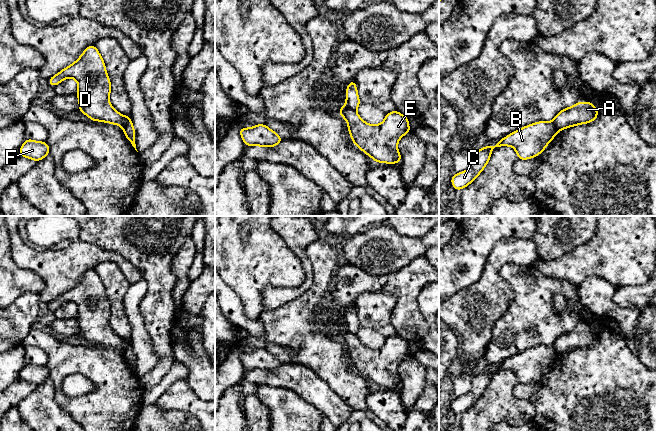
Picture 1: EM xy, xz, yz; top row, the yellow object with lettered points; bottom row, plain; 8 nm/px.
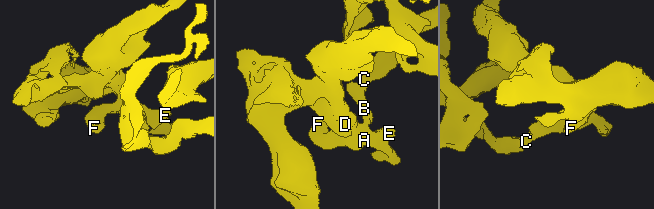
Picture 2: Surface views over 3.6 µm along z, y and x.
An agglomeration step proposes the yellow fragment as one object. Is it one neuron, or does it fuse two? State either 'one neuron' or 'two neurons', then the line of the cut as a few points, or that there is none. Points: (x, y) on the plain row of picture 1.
one neuron | no cut

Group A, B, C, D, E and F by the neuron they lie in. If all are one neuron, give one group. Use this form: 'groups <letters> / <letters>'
groups A B C D E F

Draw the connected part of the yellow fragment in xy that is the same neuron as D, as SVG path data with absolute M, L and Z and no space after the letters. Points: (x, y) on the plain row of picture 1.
M95 269L88 270L77 285L48 303L48 307L55 311L70 301L78 307L79 336L87 339L92 345L121 350L126 362L137 375L131 341L123 340L110 328L111 307L105 287Z

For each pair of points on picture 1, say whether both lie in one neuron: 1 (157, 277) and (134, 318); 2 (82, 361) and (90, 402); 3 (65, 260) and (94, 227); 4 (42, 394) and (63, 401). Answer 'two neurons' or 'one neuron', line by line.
1: two neurons
2: one neuron
3: two neurons
4: two neurons

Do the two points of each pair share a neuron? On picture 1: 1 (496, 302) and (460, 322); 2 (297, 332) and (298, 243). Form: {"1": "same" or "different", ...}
{"1": "same", "2": "different"}

